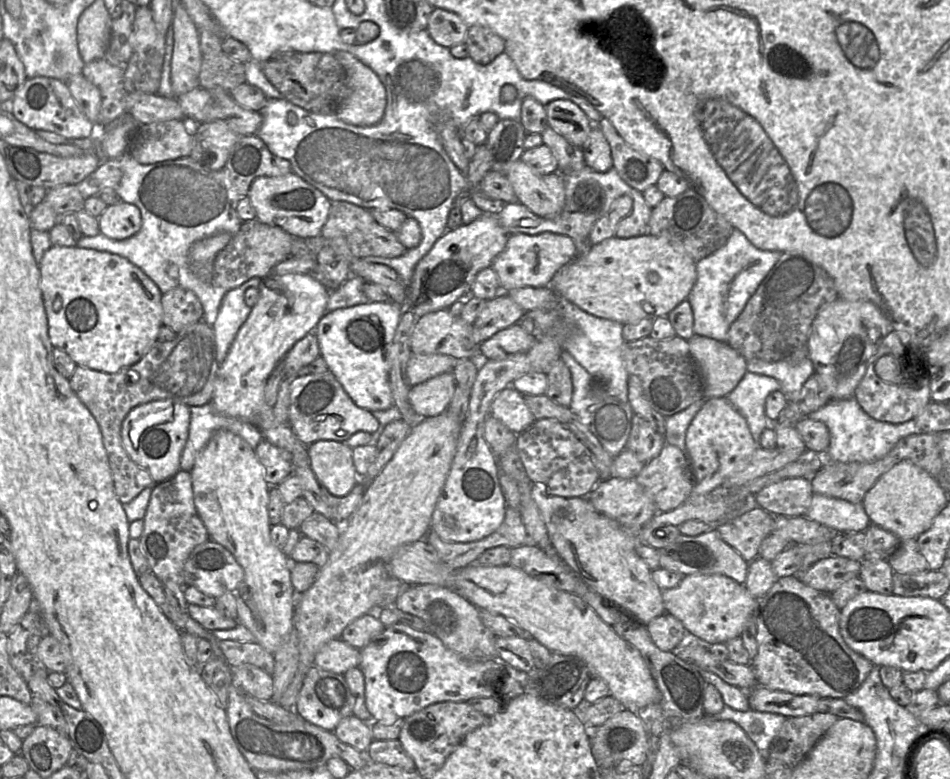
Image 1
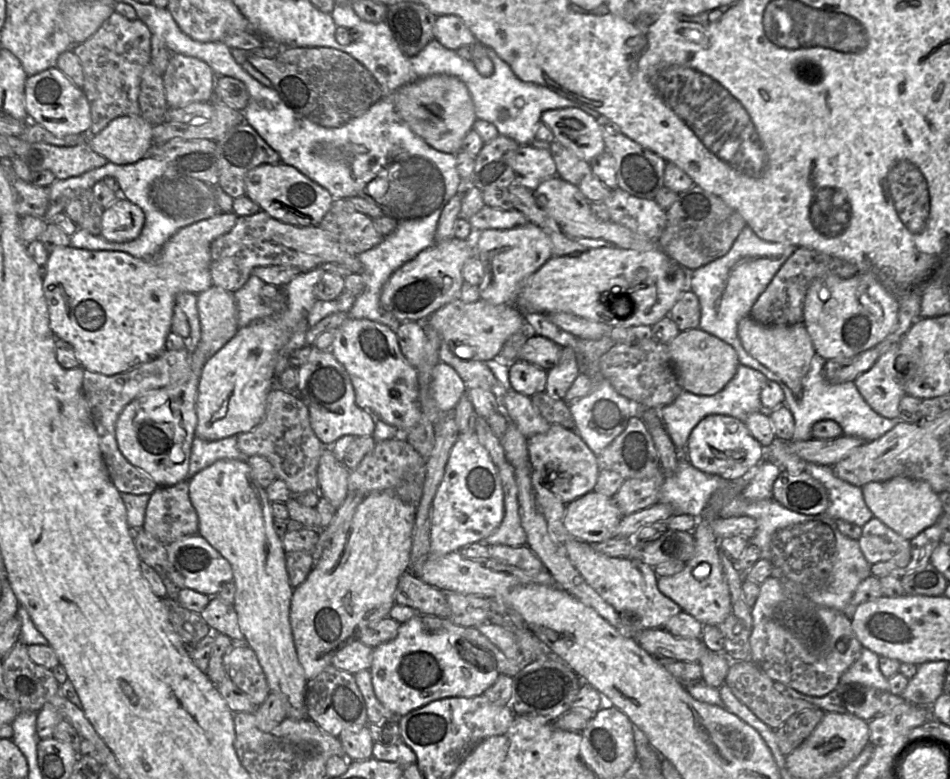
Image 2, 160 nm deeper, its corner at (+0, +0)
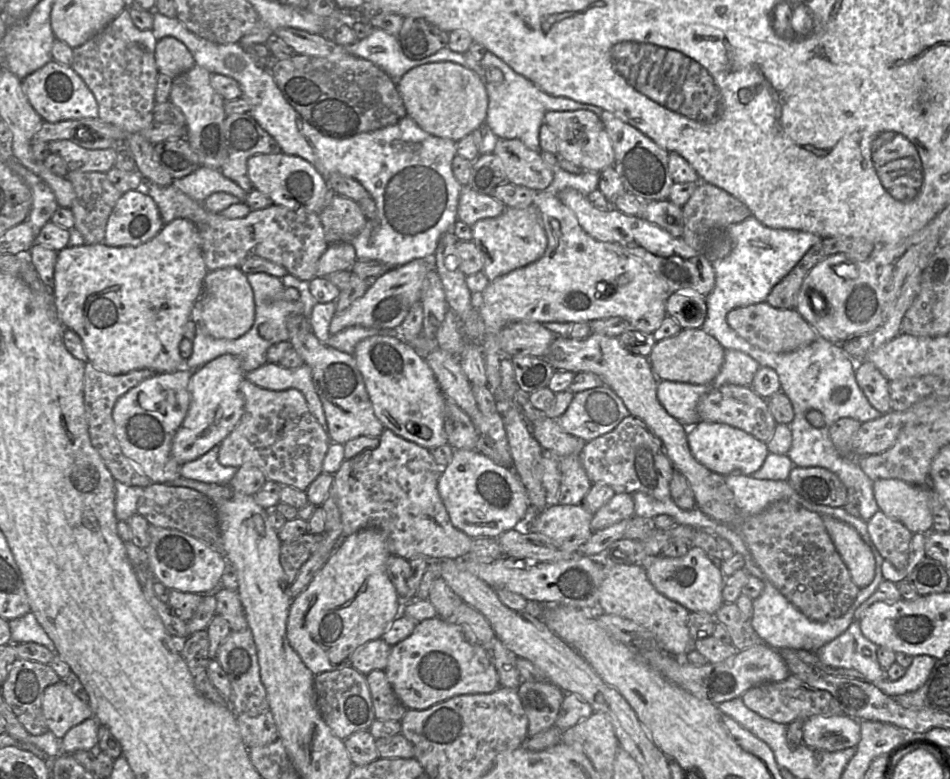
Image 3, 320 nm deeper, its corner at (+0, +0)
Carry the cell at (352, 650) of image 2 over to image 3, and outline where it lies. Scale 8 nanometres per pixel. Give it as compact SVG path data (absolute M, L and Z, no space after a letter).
M371 640L358 648L350 657L349 665L363 675L373 670L385 670L392 646L384 640Z

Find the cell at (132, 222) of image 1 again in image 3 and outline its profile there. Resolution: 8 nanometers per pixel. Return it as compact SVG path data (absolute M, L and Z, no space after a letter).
M130 190L122 194L113 208L103 243L139 246L153 239L163 226L155 201L139 190Z

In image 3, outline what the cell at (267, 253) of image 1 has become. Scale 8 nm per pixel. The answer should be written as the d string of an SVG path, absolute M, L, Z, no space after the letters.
M280 205L252 210L247 216L229 219L200 206L192 218L200 236L200 245L208 271L239 267L248 258L261 257L284 267L288 274L302 281L316 275L318 261L328 247L319 215Z

